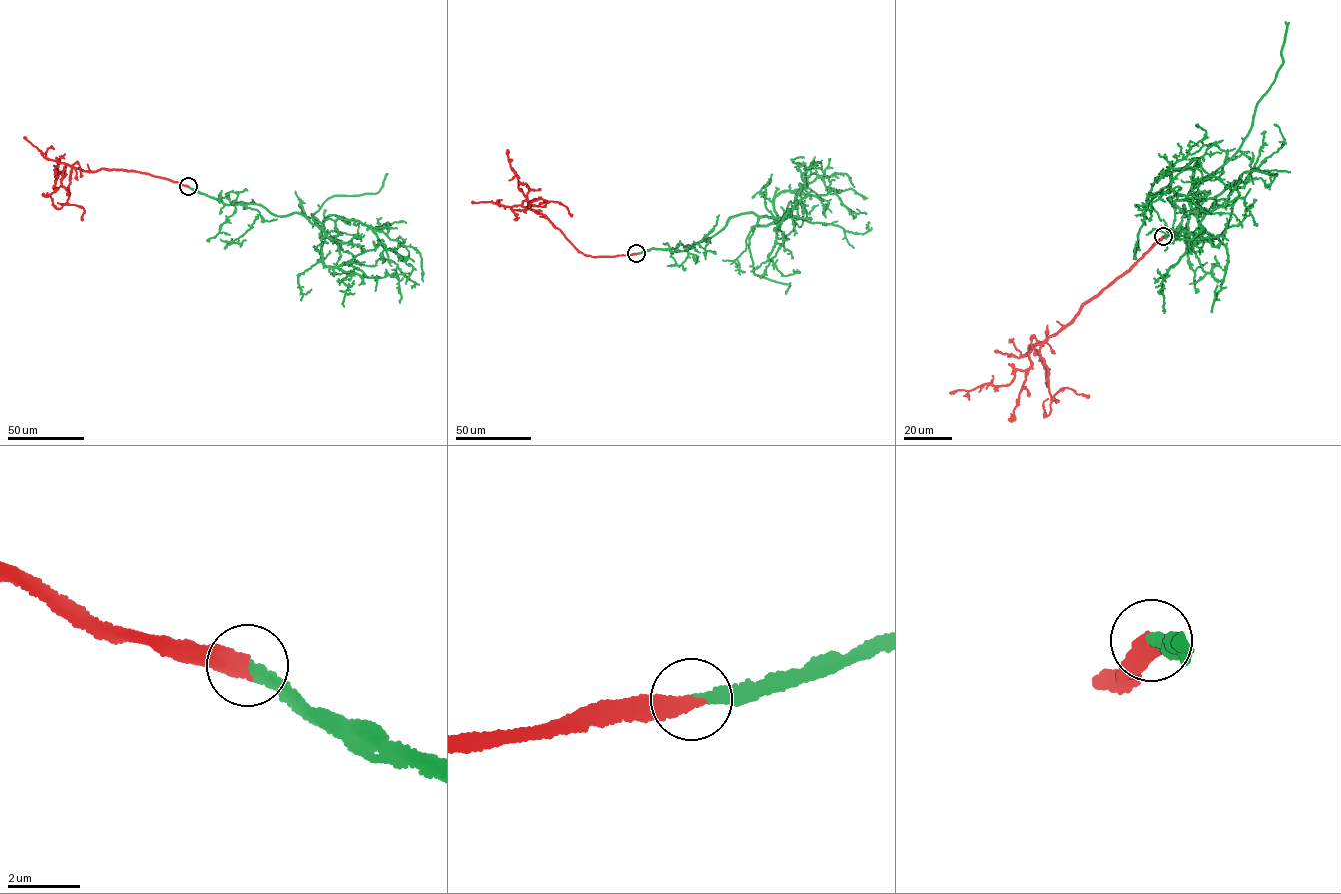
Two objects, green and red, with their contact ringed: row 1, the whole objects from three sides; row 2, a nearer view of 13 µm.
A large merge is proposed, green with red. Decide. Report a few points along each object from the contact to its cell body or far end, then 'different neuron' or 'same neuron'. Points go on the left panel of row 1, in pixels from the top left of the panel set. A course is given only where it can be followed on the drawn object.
green runs (188, 186), (228, 205), (297, 213), (320, 228), (329, 215), (353, 219), (383, 247), (415, 248), (422, 275); red runs (188, 186), (132, 170), (88, 171), (66, 164), (65, 175), (61, 172), (55, 176), (57, 166); same neuron

